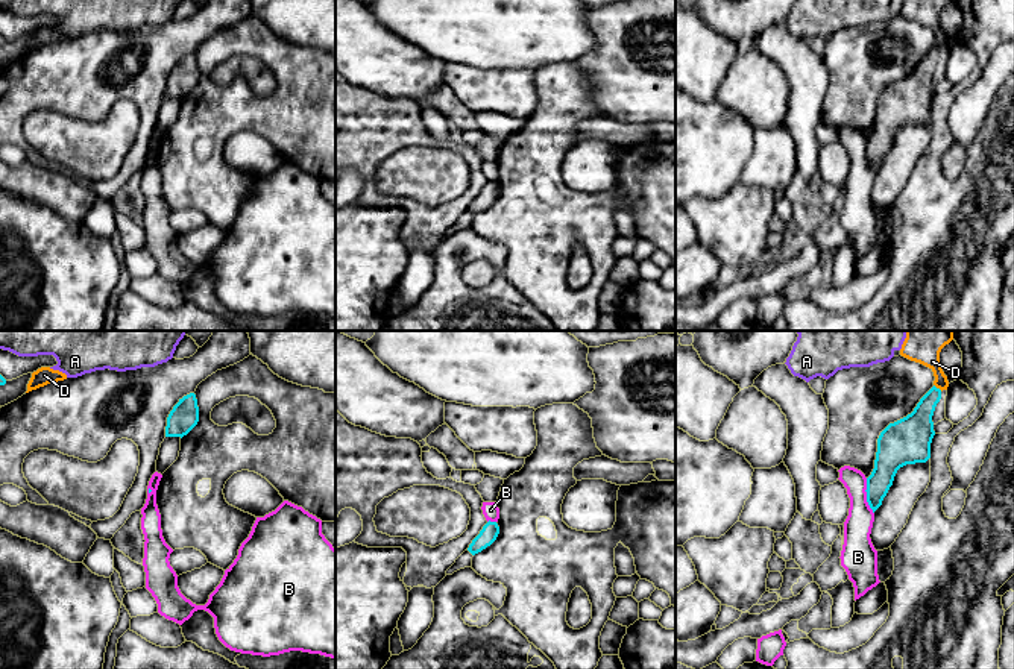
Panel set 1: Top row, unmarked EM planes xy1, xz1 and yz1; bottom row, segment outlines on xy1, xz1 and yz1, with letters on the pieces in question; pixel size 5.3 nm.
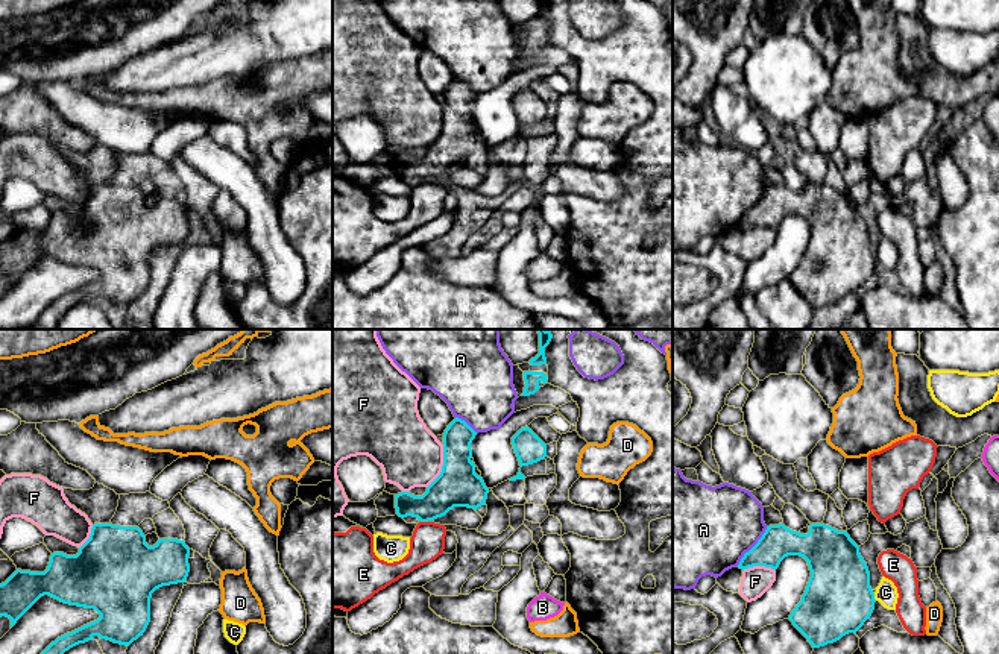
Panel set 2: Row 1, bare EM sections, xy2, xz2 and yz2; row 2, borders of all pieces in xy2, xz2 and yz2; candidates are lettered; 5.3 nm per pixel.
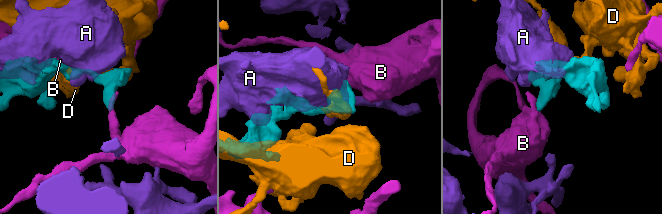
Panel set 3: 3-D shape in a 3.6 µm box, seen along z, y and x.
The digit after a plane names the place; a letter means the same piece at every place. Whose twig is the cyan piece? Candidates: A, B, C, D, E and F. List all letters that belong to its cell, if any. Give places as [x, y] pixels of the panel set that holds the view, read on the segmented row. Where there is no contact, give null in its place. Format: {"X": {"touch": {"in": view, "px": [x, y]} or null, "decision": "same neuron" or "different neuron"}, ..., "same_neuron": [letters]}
{"A": {"touch": {"in": "yz2", "px": [753, 547]}, "decision": "different neuron"}, "B": {"touch": {"in": "yz1", "px": [867, 496]}, "decision": "different neuron"}, "C": {"touch": {"in": "yz2", "px": [873, 597]}, "decision": "different neuron"}, "D": {"touch": {"in": "yz1", "px": [938, 389]}, "decision": "different neuron"}, "E": {"touch": {"in": "xz2", "px": [424, 521]}, "decision": "different neuron"}, "F": {"touch": {"in": "xz2", "px": [442, 466]}, "decision": "different neuron"}, "same_neuron": []}

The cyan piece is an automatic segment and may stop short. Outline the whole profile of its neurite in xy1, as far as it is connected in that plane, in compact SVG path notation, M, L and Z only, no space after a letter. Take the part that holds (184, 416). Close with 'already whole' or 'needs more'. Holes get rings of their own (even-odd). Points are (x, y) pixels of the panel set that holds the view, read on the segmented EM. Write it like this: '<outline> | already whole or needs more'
M194 393L179 399L167 417L165 437L184 437L199 422L199 407Z | already whole

